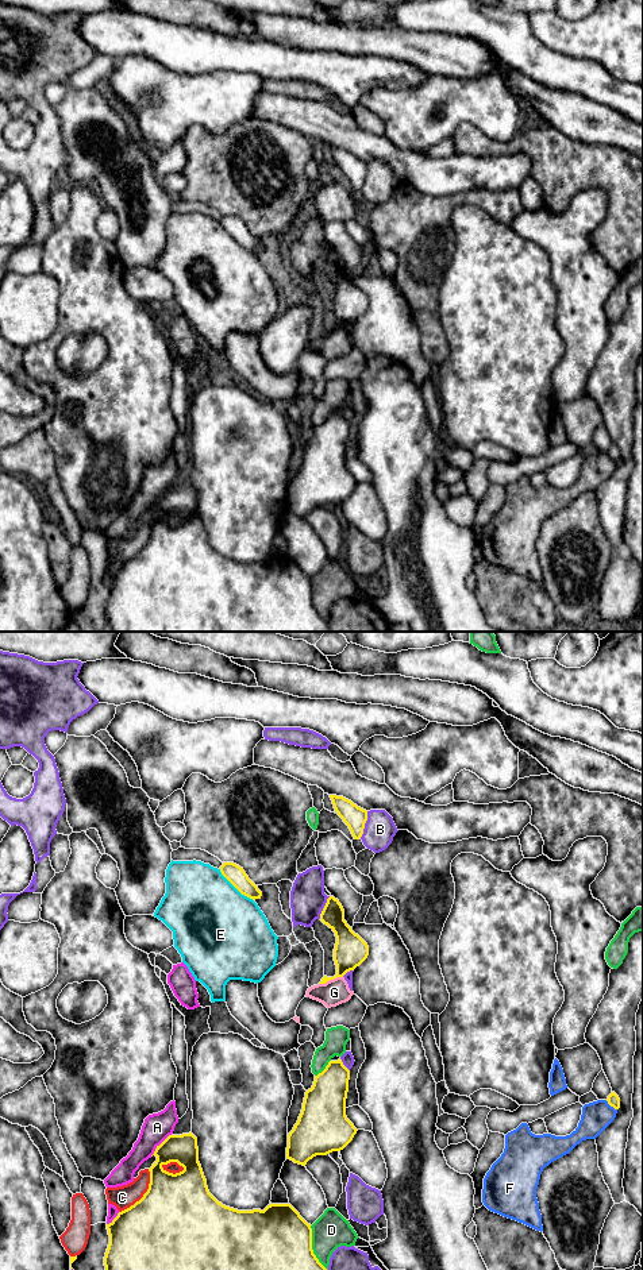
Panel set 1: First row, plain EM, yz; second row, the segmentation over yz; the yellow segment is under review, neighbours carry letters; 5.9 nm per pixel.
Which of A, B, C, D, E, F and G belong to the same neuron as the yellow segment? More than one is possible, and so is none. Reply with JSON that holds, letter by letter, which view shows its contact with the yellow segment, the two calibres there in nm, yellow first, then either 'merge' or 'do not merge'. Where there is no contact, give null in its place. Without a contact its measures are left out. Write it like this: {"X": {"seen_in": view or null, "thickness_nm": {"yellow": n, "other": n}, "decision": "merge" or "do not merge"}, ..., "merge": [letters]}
{"A": {"seen_in": "yz", "thickness_nm": {"yellow": 180, "other": 170}, "decision": "do not merge"}, "B": {"seen_in": "yz", "thickness_nm": {"yellow": 140, "other": 190}, "decision": "do not merge"}, "C": {"seen_in": "yz", "thickness_nm": {"yellow": 500, "other": 140}, "decision": "do not merge"}, "D": {"seen_in": "yz", "thickness_nm": {"yellow": 380, "other": 220}, "decision": "do not merge"}, "E": {"seen_in": "yz", "thickness_nm": {"yellow": 110, "other": 480}, "decision": "do not merge"}, "F": {"seen_in": "yz", "thickness_nm": {"yellow": 70, "other": 180}, "decision": "do not merge"}, "G": {"seen_in": "yz", "thickness_nm": {"yellow": 190, "other": 160}, "decision": "do not merge"}, "merge": []}

